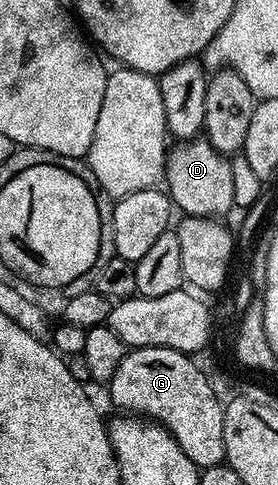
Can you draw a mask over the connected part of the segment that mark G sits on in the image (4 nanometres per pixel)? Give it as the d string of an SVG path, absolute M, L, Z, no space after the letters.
M133 348L126 351L123 362L119 362L119 370L109 379L107 391L113 404L125 414L137 418L148 418L162 424L179 442L183 454L191 458L198 469L218 467L225 460L224 450L224 407L223 400L216 396L209 385L210 377L204 376L195 368L192 355L171 350L170 348Z

